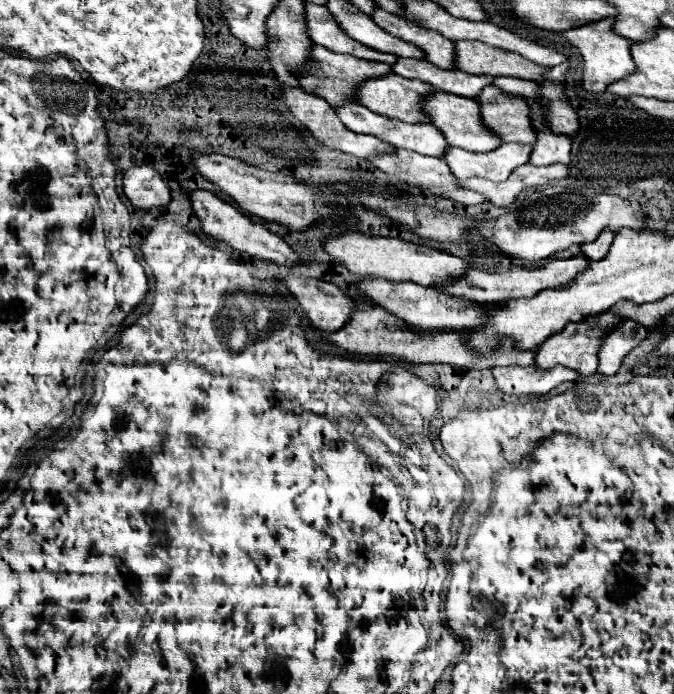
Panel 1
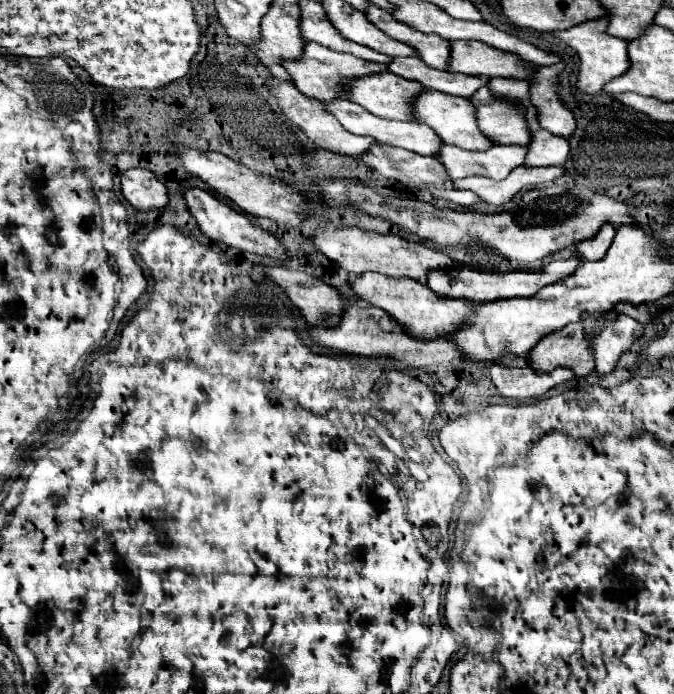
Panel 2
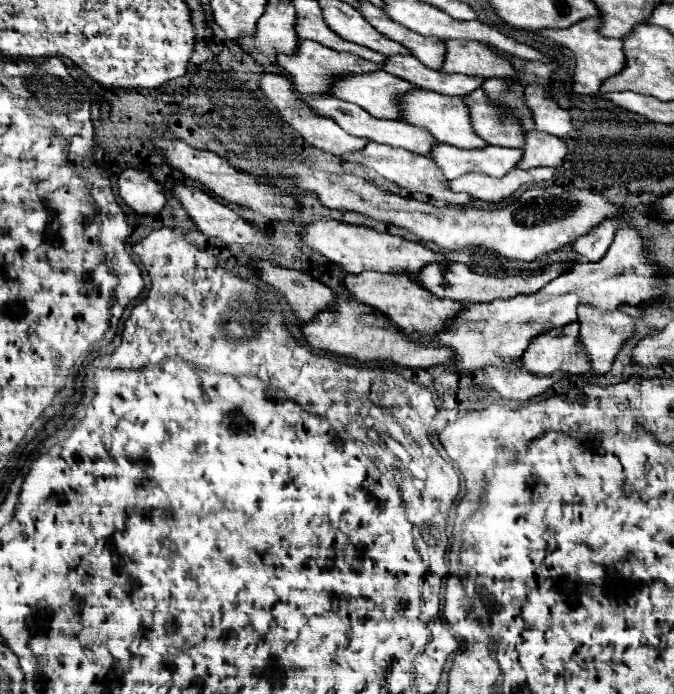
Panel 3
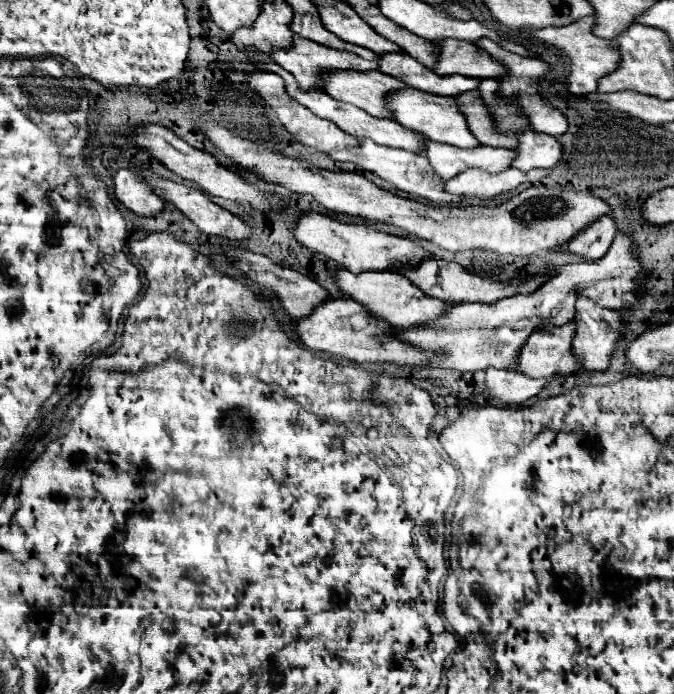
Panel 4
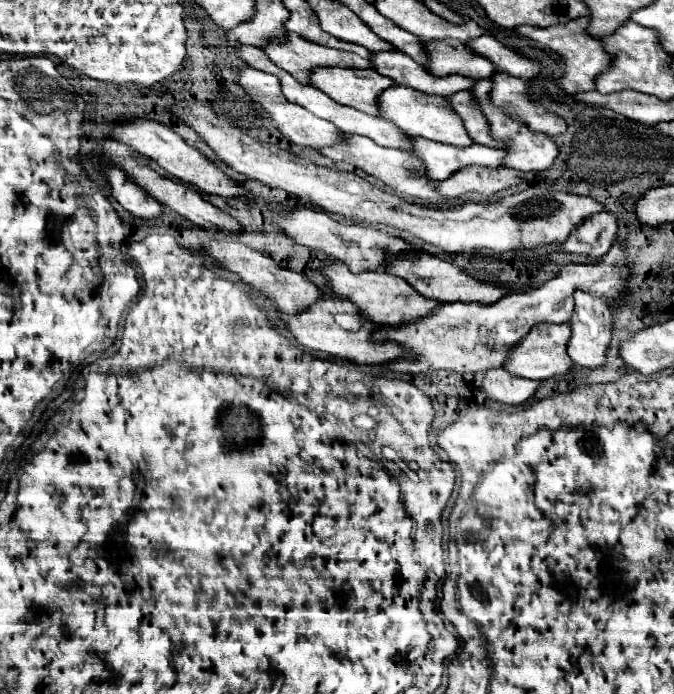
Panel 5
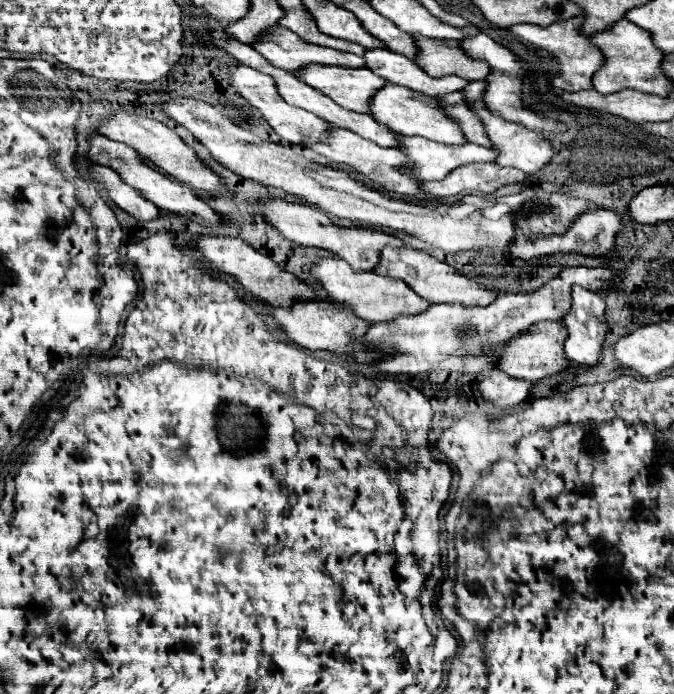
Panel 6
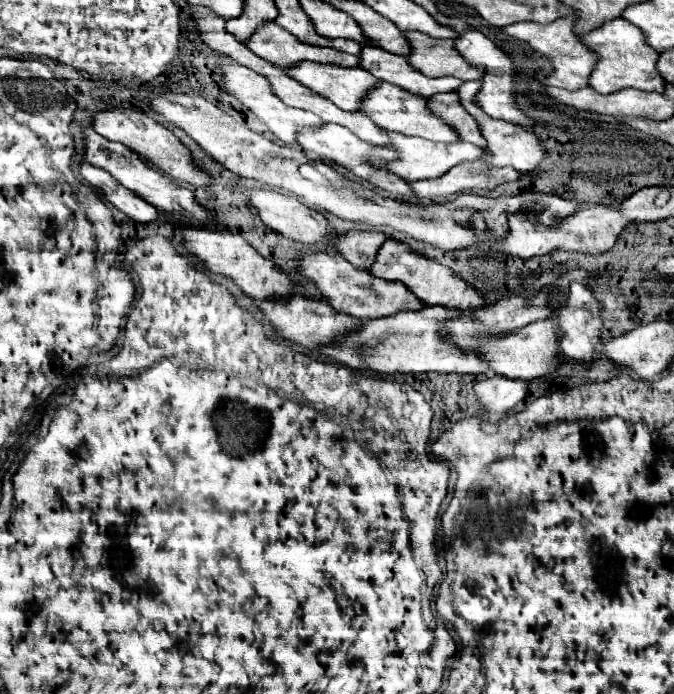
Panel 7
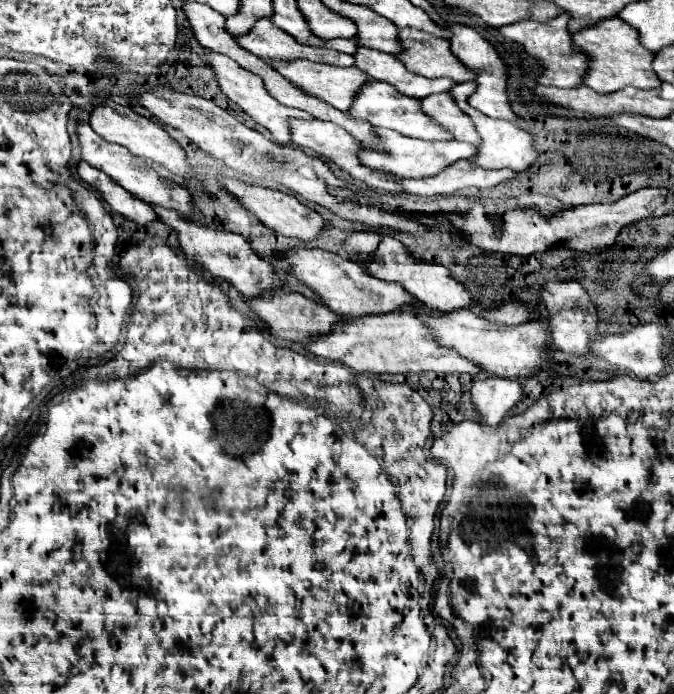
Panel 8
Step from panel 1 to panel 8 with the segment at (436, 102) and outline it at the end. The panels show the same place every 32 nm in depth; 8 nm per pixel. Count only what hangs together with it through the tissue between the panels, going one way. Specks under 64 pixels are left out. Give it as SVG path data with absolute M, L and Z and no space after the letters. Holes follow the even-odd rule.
M370 82L366 84L356 100L354 106L348 110L350 116L354 118L366 118L372 126L378 128L390 128L396 130L404 136L412 136L412 138L422 138L422 140L454 140L452 134L448 134L448 130L440 128L440 124L436 124L430 116L424 116L424 112L420 112L420 98L412 98L412 96L404 96L400 92L396 92L396 88L392 88L390 84L384 82Z

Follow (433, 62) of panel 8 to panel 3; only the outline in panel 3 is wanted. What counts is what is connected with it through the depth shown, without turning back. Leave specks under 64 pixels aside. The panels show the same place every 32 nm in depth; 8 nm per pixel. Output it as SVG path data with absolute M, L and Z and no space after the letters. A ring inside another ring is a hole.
M446 40L446 60L442 72L460 72L466 76L482 78L516 78L518 72L512 66L510 56L492 52L482 42L472 40Z

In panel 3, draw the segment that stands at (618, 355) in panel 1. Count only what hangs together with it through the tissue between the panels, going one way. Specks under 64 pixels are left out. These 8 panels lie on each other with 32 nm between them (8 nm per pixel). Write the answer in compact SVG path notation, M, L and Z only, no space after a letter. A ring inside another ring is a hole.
M580 306L578 308L578 322L582 324L580 328L580 342L584 344L586 354L590 356L592 362L592 372L594 374L608 374L612 368L612 362L616 360L618 352L622 350L622 346L636 334L638 324L634 318L630 318L628 314L614 310L614 312L602 312L598 308L588 308L588 306Z

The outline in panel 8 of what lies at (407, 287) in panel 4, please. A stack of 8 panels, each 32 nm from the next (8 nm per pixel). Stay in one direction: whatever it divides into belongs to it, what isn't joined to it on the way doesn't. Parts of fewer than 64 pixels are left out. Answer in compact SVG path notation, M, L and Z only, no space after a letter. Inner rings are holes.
M288 250L282 254L282 258L288 260L290 272L314 288L314 292L320 296L324 304L330 306L332 312L344 314L344 316L376 316L376 314L390 314L396 310L402 310L404 306L420 306L420 302L408 294L400 284L396 282L384 282L374 276L370 276L362 266L356 266L348 258L342 258L340 254L330 254L324 250Z

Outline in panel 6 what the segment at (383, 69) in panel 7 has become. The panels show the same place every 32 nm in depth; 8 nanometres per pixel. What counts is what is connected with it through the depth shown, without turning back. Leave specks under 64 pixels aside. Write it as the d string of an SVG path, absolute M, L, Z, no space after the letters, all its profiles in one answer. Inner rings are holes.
M366 50L366 66L386 78L392 84L412 88L426 96L444 96L448 92L462 90L468 80L460 80L460 76L442 76L432 78L428 76L414 60L388 50Z

